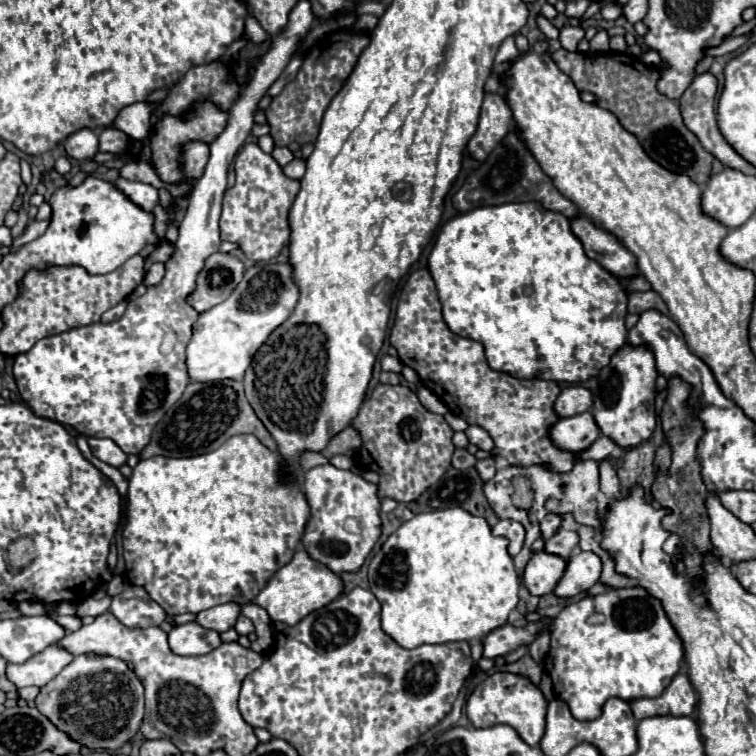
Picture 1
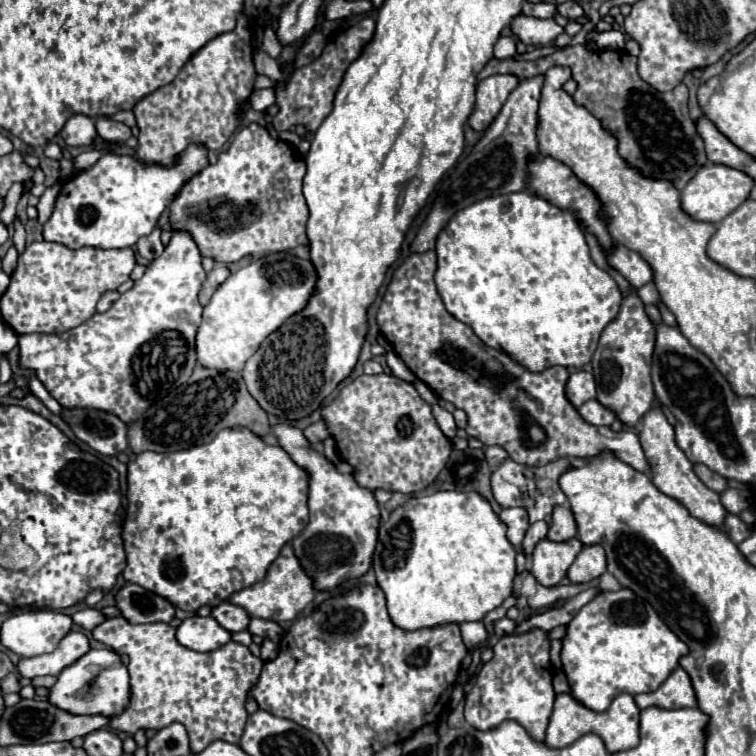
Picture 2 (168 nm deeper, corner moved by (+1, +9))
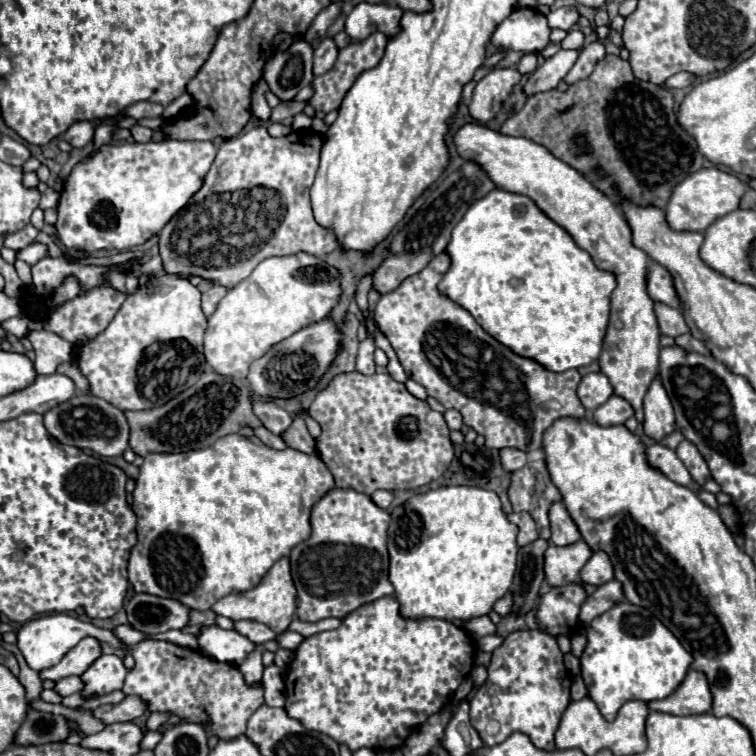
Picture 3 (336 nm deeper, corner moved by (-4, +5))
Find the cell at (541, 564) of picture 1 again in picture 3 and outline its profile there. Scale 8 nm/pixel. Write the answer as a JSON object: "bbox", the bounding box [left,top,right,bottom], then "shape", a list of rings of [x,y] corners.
{"bbox":[544,540,592,586],"shape":[[[578,540],[576,544],[570,544],[570,546],[564,546],[564,548],[550,544],[548,550],[546,550],[546,554],[544,554],[544,574],[546,574],[546,582],[550,586],[564,586],[564,584],[576,582],[582,566],[590,560],[590,556],[592,556],[592,550],[590,550],[590,546],[584,540]]]}

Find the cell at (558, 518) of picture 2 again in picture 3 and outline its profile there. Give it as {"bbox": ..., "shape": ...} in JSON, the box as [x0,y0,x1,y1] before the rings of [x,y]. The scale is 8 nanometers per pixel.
{"bbox":[550,502,582,546],"shape":[[[554,502],[550,508],[550,528],[552,528],[552,542],[556,546],[568,546],[582,538],[578,526],[570,518],[562,502]]]}

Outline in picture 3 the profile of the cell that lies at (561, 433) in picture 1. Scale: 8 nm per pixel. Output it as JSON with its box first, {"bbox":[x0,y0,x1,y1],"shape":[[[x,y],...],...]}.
{"bbox":[592,396,634,426],"shape":[[[610,396],[600,408],[594,410],[592,416],[600,426],[616,426],[616,424],[624,424],[630,416],[634,416],[634,410],[624,398]]]}

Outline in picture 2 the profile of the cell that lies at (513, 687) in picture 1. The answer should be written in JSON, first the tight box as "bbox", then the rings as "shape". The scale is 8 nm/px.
{"bbox":[465,628,555,742],"shape":[[[533,628],[523,634],[501,636],[493,646],[493,658],[483,664],[475,686],[465,698],[467,724],[477,730],[491,730],[503,720],[515,720],[529,732],[533,740],[543,742],[555,702],[549,648],[549,632],[541,628]]]}

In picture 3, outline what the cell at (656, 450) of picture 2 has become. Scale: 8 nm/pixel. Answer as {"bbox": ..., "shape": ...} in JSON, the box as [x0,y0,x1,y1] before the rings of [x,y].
{"bbox":[644,378,674,442],"shape":[[[656,378],[644,398],[644,434],[660,442],[674,430],[674,410],[672,404]]]}

